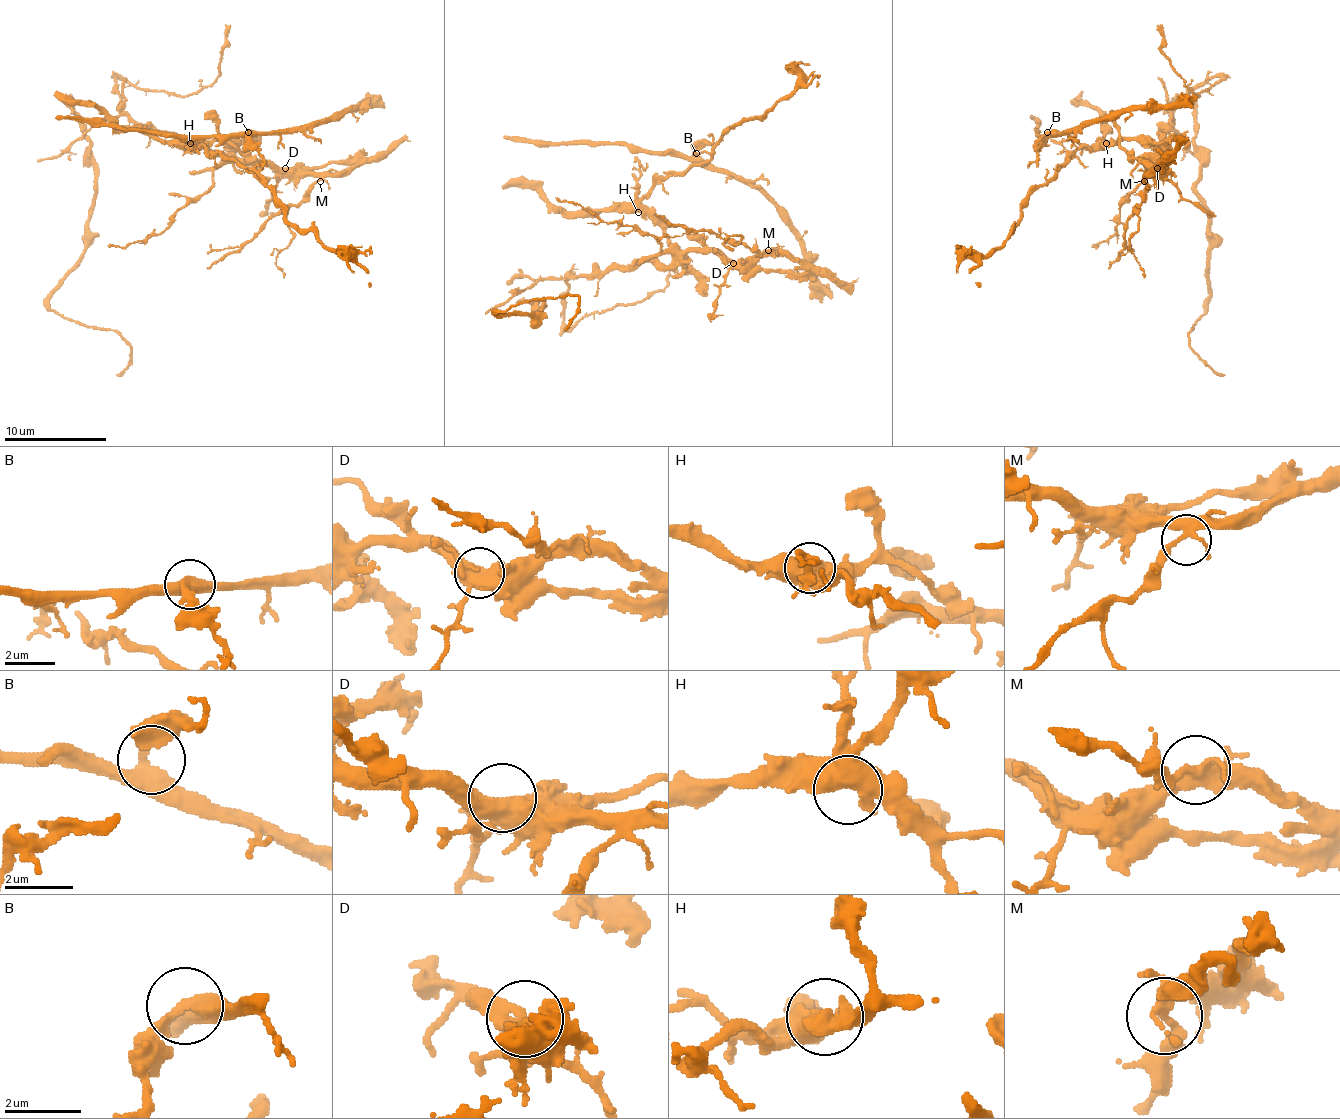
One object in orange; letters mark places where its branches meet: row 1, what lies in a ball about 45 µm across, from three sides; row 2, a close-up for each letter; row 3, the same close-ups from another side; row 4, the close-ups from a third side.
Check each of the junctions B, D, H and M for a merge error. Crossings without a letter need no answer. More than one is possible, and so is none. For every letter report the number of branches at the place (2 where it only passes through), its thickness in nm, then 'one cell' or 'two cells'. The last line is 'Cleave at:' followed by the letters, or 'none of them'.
B: branches 3; calibre 360 nm; one cell
D: branches 5; calibre 500 nm; two cells
H: branches 3; calibre 550 nm; one cell
M: branches 4; calibre 360 nm; one cell
Cleave at: D

